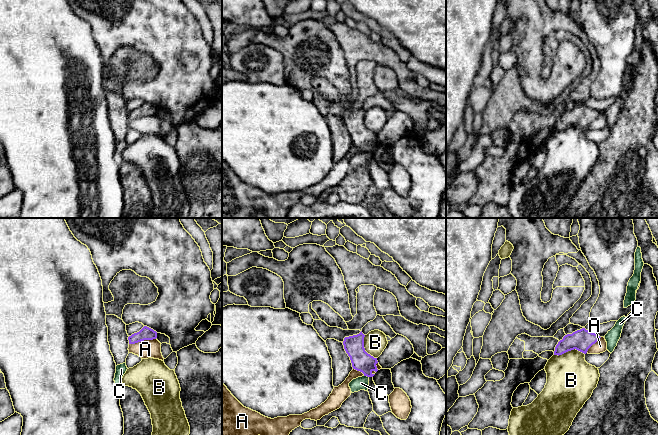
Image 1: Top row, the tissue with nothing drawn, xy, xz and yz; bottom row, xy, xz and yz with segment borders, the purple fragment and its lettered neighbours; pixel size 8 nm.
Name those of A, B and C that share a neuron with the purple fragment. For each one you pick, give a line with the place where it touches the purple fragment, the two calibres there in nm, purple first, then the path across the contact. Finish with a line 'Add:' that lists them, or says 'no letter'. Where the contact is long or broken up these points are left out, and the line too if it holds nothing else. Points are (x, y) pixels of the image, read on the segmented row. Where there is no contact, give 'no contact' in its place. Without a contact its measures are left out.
Add: no letter

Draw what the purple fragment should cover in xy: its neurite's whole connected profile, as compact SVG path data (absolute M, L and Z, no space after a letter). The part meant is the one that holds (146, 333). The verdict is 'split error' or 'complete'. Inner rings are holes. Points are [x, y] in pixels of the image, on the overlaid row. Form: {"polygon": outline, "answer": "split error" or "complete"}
{"polygon": "M144 326L139 332L128 337L129 344L135 344L144 340L153 340L157 338L157 332Z", "answer": "complete"}

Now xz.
{"polygon": "M362 331L353 336L345 337L343 341L344 349L350 357L353 369L360 371L367 377L373 377L377 372L377 358L374 358L365 351L364 337Z", "answer": "complete"}

